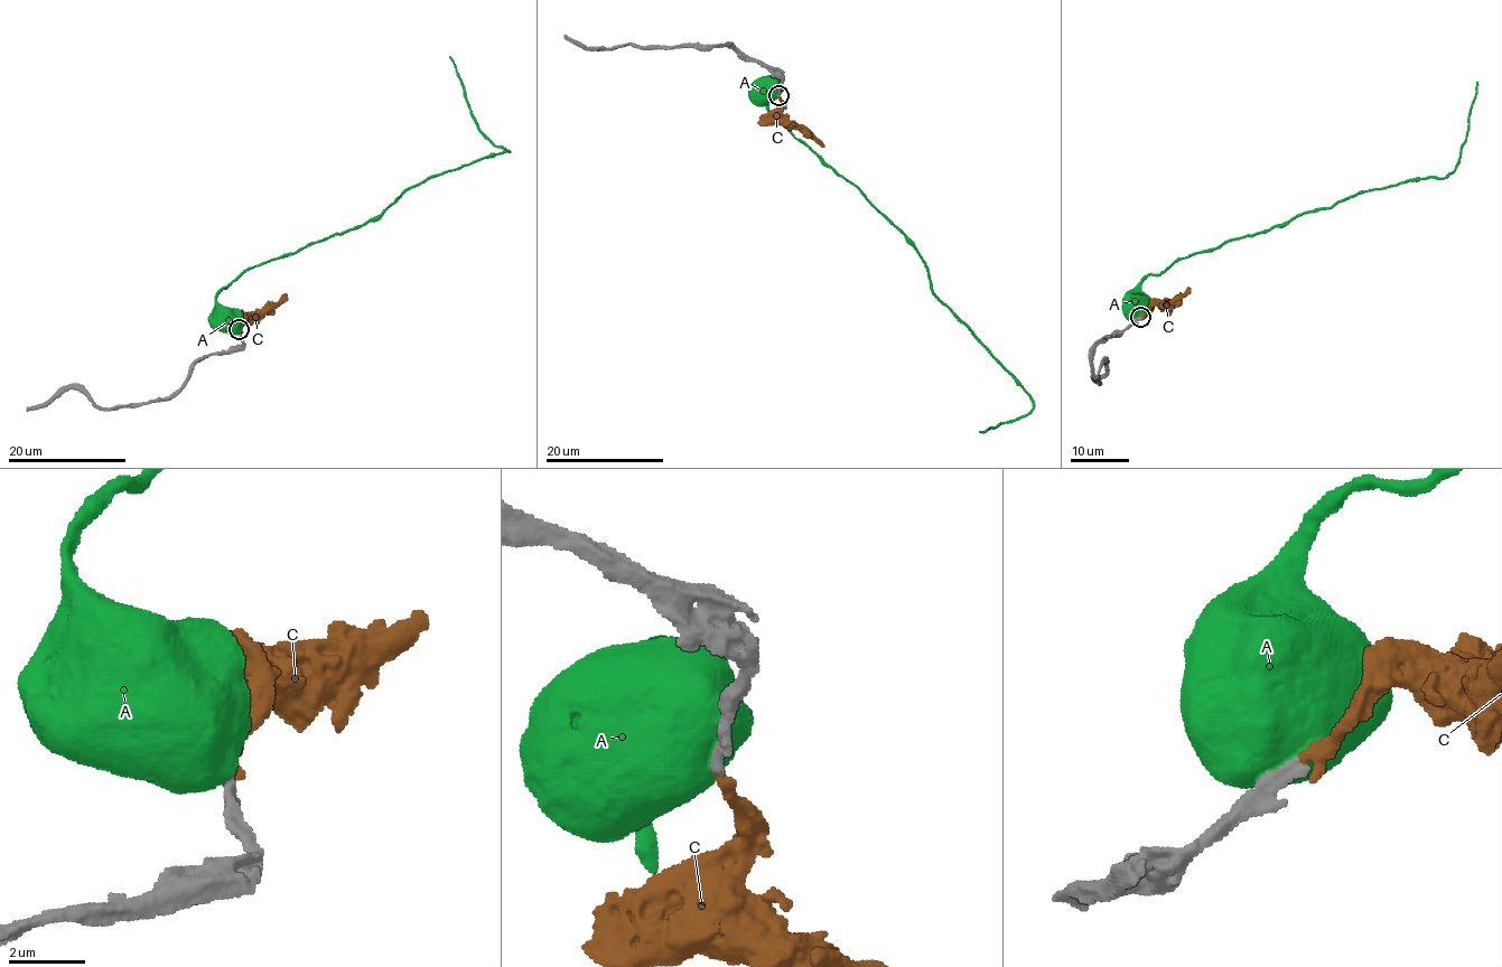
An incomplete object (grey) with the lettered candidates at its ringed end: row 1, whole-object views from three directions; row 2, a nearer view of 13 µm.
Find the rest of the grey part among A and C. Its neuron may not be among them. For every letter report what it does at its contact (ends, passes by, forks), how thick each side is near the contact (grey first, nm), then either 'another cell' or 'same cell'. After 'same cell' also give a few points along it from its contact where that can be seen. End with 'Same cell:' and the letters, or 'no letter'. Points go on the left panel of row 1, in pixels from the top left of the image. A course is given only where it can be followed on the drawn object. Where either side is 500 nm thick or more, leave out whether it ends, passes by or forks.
A: 440 nm thick on the grey side, 850 nm on the other; another cell
C: it ends there; 360 nm thick on the grey side, 380 nm on the other; same cell; it runs (239, 330), (243, 317), (270, 312), (288, 298)
Same cell: C

